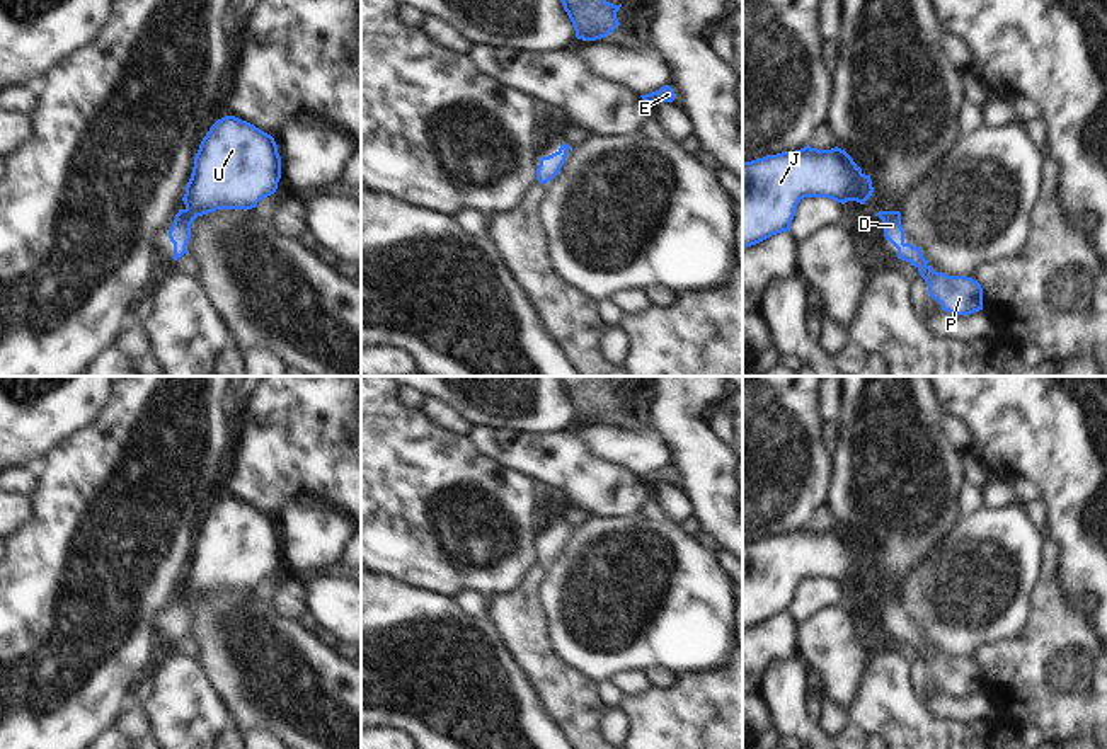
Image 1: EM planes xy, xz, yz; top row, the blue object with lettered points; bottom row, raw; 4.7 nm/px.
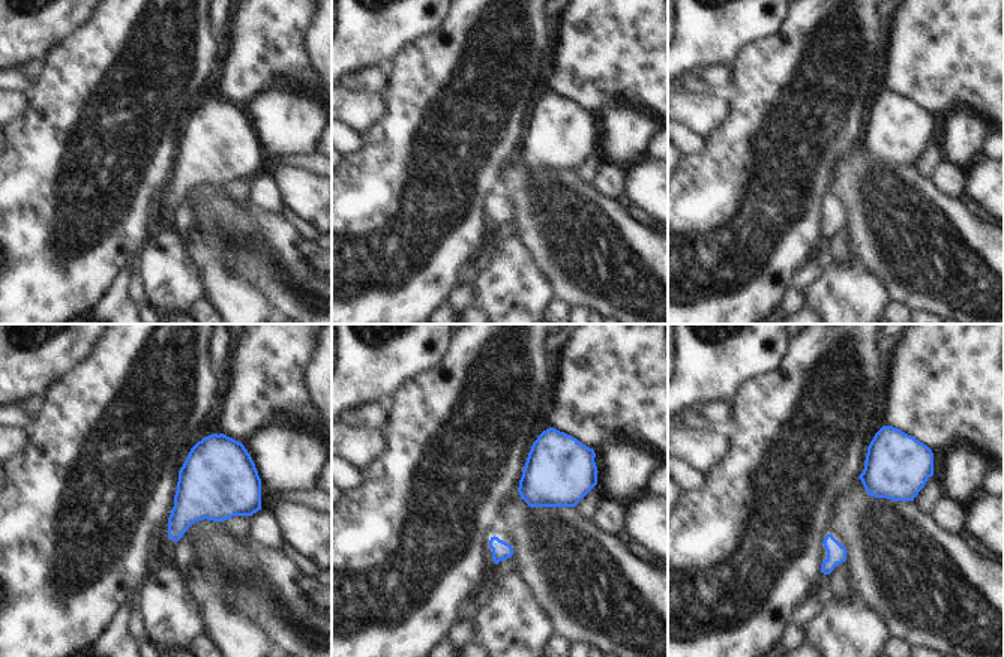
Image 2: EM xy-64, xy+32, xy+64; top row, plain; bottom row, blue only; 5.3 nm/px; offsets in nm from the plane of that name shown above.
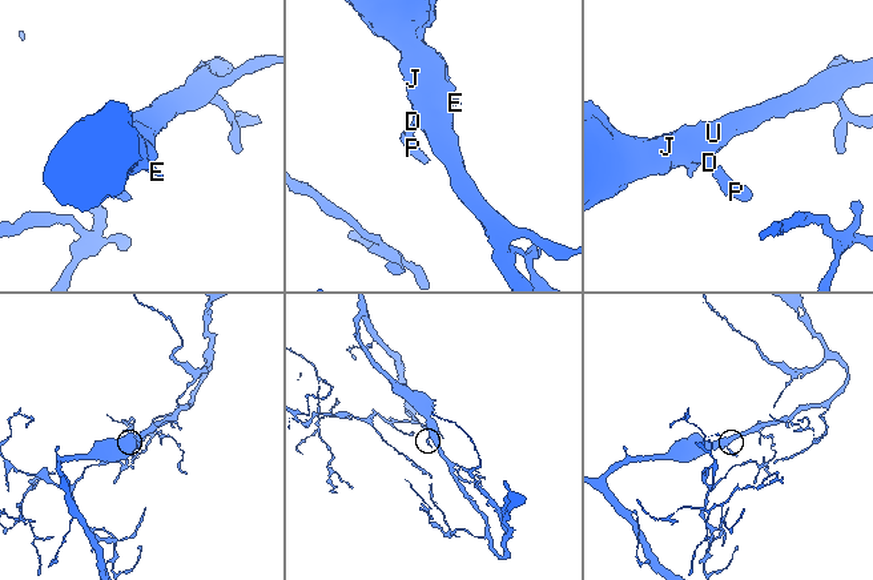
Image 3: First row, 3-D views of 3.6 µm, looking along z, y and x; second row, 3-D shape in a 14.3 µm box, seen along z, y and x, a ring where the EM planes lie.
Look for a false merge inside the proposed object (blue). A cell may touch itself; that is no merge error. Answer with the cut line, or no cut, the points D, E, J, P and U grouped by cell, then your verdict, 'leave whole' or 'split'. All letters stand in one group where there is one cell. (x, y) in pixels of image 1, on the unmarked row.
no cut | D E J P U | leave whole

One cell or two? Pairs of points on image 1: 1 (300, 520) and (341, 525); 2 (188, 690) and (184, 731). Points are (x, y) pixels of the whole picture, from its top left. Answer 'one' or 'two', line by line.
1: one
2: one

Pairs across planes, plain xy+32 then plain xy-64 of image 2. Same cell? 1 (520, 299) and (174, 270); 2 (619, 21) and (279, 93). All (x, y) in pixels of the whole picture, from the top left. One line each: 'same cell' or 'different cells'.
1: same cell
2: different cells

